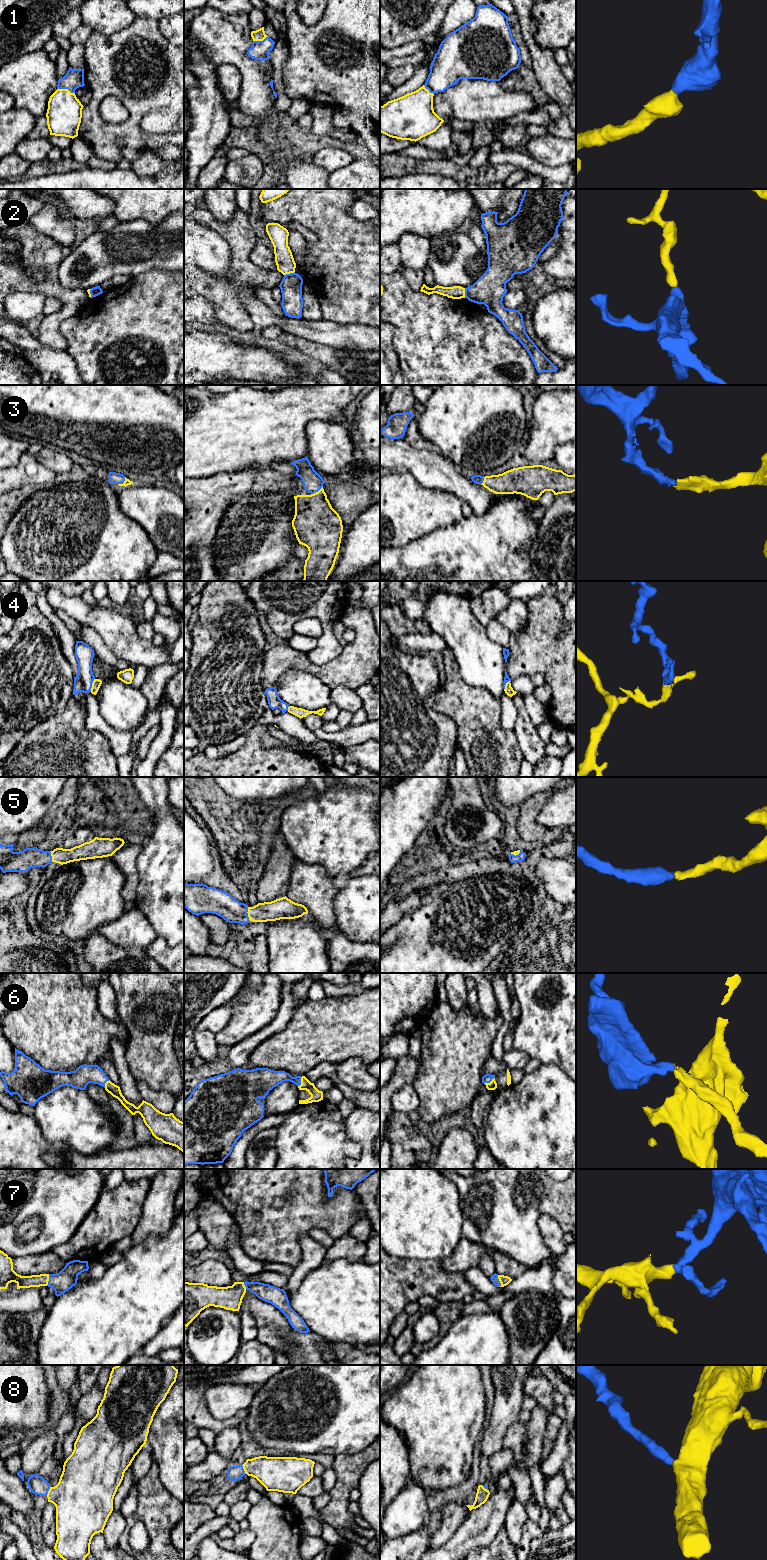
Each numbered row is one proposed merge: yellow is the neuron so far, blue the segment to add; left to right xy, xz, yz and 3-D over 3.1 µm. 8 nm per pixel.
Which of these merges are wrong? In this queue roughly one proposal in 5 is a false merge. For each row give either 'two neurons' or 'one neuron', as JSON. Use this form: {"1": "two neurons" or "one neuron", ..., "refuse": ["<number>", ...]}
{"1": "one neuron", "2": "two neurons", "3": "one neuron", "4": "two neurons", "5": "one neuron", "6": "one neuron", "7": "one neuron", "8": "one neuron", "refuse": ["2", "4"]}

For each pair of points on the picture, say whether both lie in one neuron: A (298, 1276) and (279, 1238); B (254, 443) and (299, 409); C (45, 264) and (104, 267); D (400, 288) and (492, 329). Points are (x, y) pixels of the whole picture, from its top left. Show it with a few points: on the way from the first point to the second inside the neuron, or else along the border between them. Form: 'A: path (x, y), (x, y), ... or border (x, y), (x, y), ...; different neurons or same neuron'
A: border (299, 1242), (301, 1259), (294, 1266); different neurons
B: path (265, 432), (288, 411); same neuron
C: border (71, 249), (58, 271), (58, 281), (64, 288); different neurons
D: path (423, 311), (441, 329), (469, 329); same neuron

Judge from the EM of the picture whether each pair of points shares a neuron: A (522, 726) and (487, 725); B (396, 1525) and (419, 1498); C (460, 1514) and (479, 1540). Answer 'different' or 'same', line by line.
A: different
B: same
C: different

